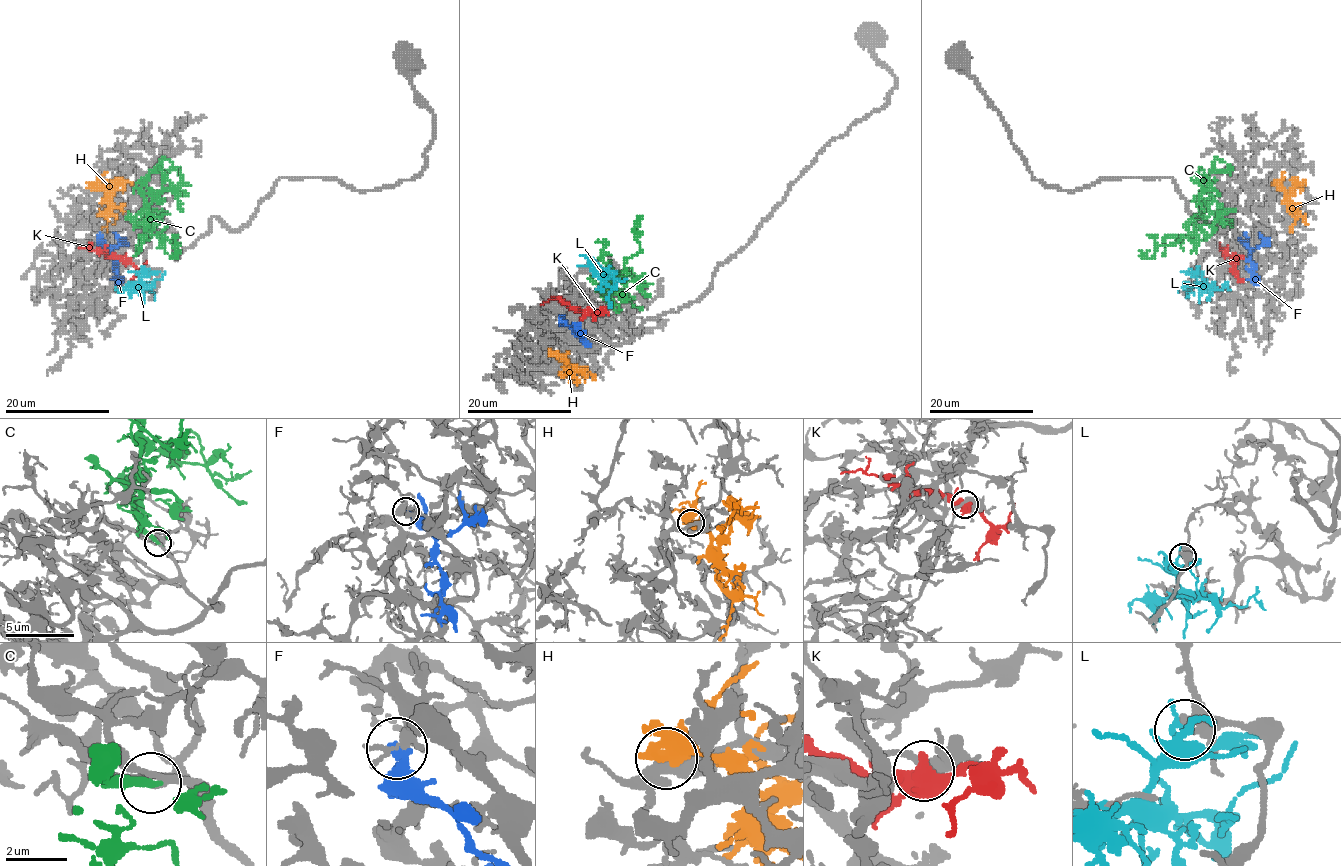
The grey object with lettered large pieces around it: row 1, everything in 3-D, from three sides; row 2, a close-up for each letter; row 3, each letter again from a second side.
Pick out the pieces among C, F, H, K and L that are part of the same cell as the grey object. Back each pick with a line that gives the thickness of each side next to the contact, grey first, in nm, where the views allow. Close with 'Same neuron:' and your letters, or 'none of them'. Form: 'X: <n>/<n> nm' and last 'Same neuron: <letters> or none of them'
C: 170/300 nm
Same neuron: C

